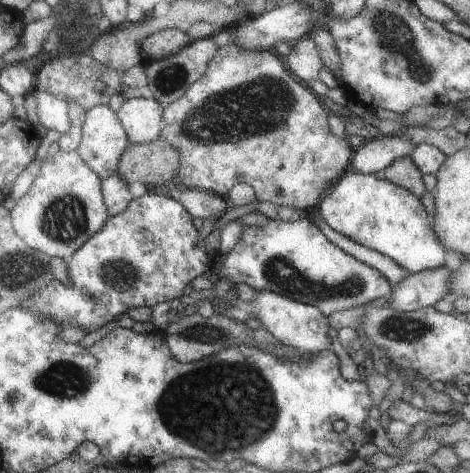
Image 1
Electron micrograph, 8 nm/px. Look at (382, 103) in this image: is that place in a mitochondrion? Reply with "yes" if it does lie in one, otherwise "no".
no

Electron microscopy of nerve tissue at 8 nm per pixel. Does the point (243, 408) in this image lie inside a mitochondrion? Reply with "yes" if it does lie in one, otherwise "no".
yes

